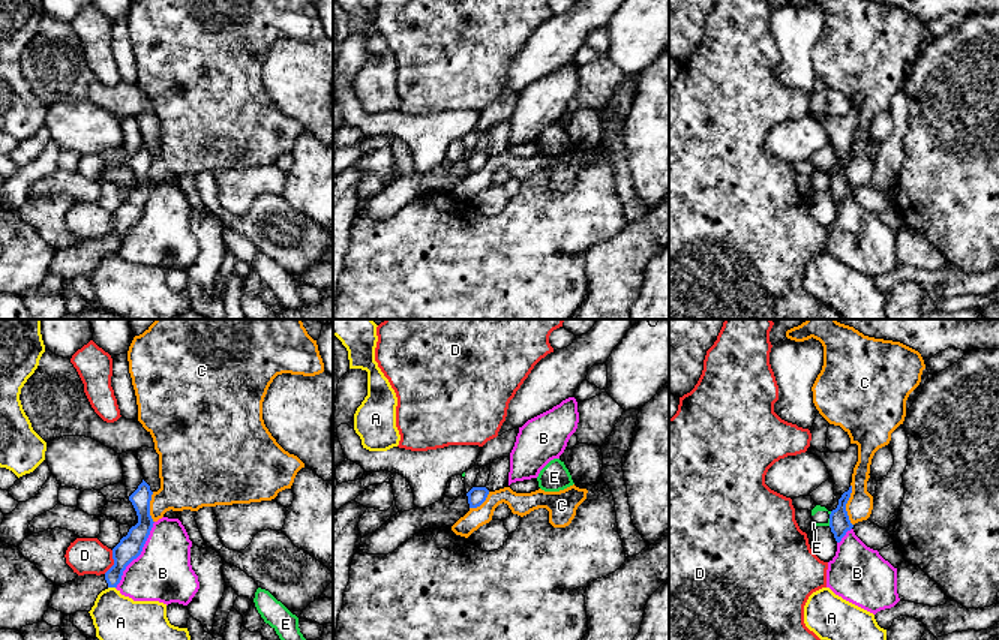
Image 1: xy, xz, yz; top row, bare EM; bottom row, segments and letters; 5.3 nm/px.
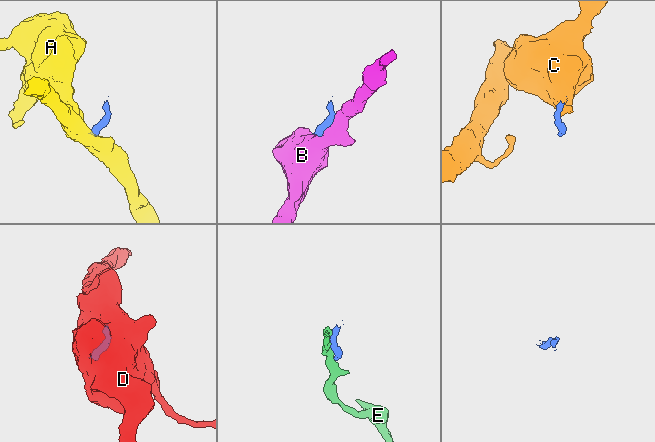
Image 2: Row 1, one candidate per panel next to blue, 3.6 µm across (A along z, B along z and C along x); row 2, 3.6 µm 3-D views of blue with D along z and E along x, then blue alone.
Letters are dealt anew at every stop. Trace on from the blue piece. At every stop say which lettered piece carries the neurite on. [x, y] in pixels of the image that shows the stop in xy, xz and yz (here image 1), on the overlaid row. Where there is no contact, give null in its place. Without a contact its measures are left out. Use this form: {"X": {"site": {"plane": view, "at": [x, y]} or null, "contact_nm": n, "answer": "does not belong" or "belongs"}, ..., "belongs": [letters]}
{"A": {"site": {"plane": "xy", "at": [111, 586]}, "contact_nm": 40, "answer": "does not belong"}, "B": {"site": {"plane": "xy", "at": [138, 555]}, "contact_nm": 420, "answer": "does not belong"}, "C": {"site": {"plane": "yz", "at": [845, 505]}, "contact_nm": 220, "answer": "does not belong"}, "D": {"site": {"plane": "xy", "at": [114, 562]}, "contact_nm": 140, "answer": "does not belong"}, "E": {"site": {"plane": "yz", "at": [830, 522]}, "contact_nm": 40, "answer": "does not belong"}, "belongs": []}

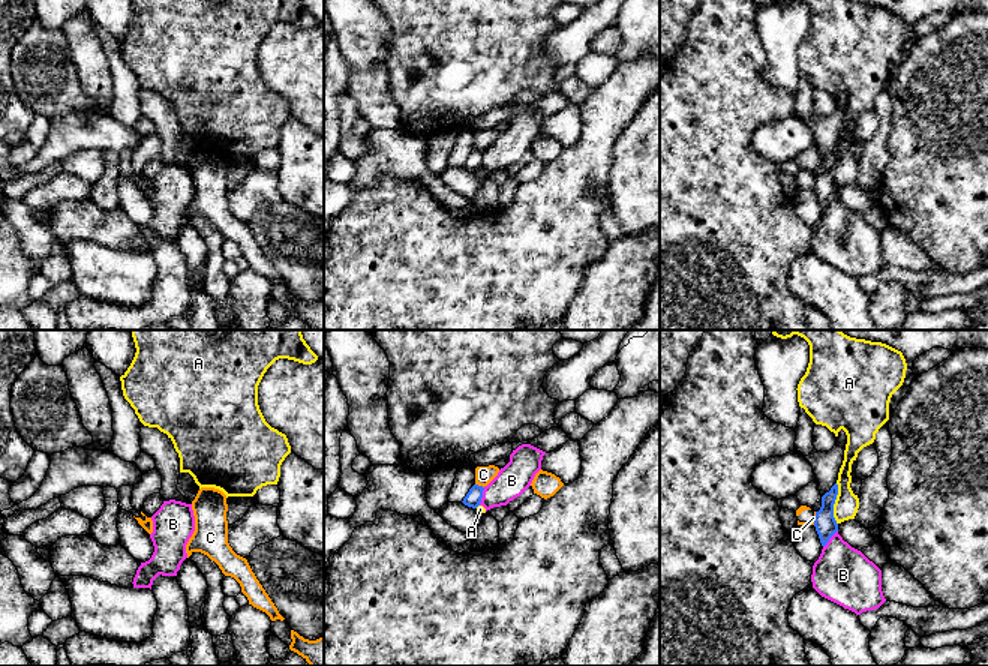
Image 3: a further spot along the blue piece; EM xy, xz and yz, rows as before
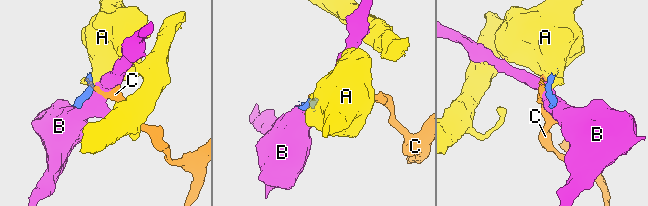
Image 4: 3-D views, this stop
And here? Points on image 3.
{"A": {"site": {"plane": "yz", "at": [834, 503]}, "contact_nm": 220, "answer": "does not belong"}, "B": {"site": {"plane": "xz", "at": [482, 497]}, "contact_nm": 100, "answer": "does not belong"}, "C": {"site": {"plane": "xz", "at": [480, 486]}, "contact_nm": 50, "answer": "does not belong"}, "belongs": []}

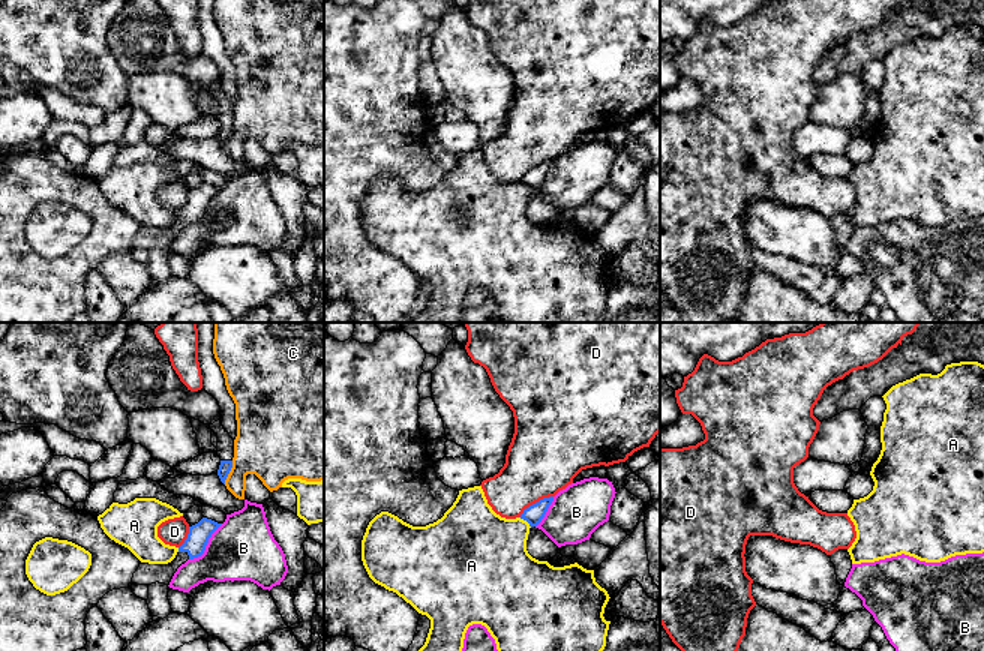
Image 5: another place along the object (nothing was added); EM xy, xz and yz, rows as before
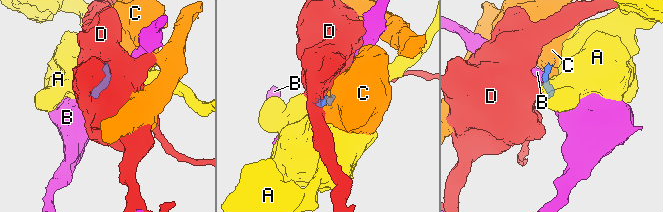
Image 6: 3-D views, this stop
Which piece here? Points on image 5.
{"A": {"site": {"plane": "xz", "at": [525, 519]}, "contact_nm": 80, "answer": "does not belong"}, "B": {"site": {"plane": "xy", "at": [206, 545]}, "contact_nm": 260, "answer": "does not belong"}, "C": {"site": {"plane": "xy", "at": [228, 473]}, "contact_nm": 140, "answer": "does not belong"}, "D": {"site": {"plane": "xz", "at": [536, 503]}, "contact_nm": 220, "answer": "does not belong"}, "belongs": []}

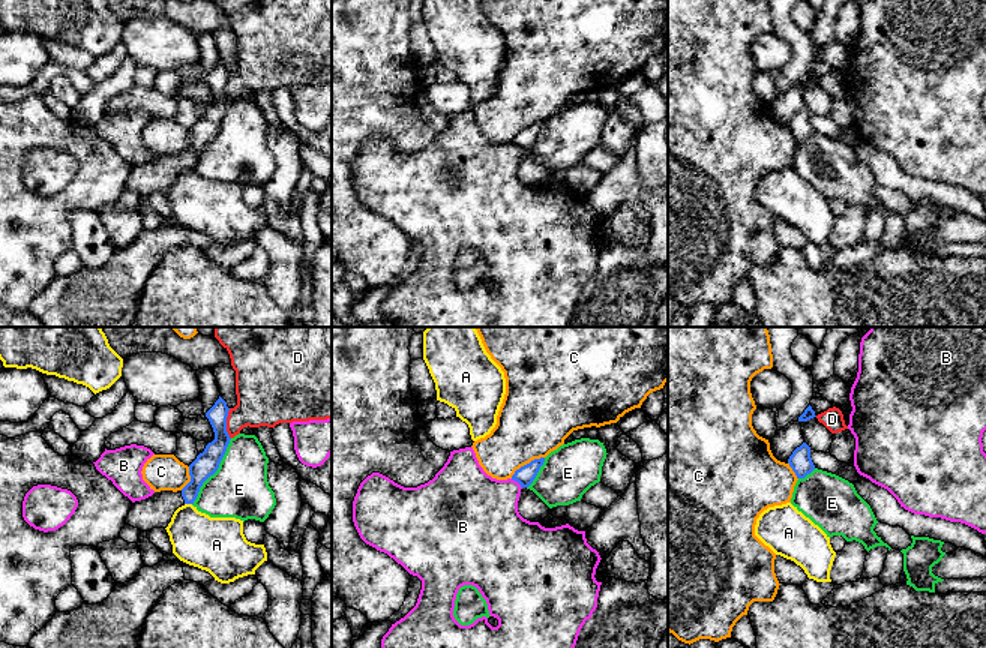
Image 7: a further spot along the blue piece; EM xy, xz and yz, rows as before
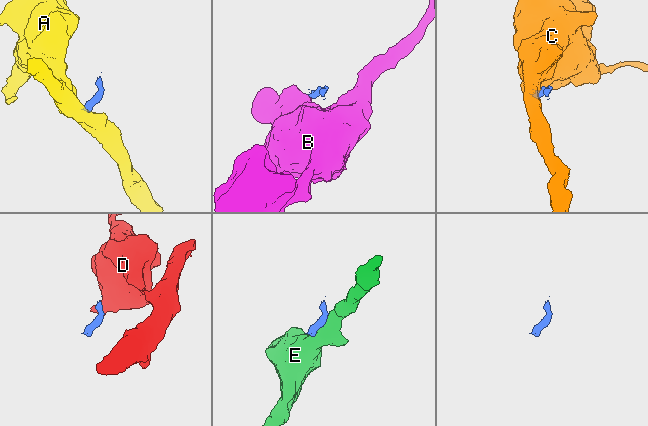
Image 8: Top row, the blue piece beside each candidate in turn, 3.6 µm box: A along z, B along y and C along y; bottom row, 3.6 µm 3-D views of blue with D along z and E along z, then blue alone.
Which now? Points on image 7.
{"A": {"site": {"plane": "xy", "at": [188, 503]}, "contact_nm": 40, "answer": "does not belong"}, "B": {"site": {"plane": "xz", "at": [517, 480]}, "contact_nm": 80, "answer": "does not belong"}, "C": {"site": {"plane": "xz", "at": [527, 464]}, "contact_nm": 220, "answer": "does not belong"}, "D": {"site": {"plane": "xy", "at": [225, 423]}, "contact_nm": 170, "answer": "does not belong"}, "E": {"site": {"plane": "xy", "at": [215, 471]}, "contact_nm": 420, "answer": "does not belong"}, "belongs": []}

